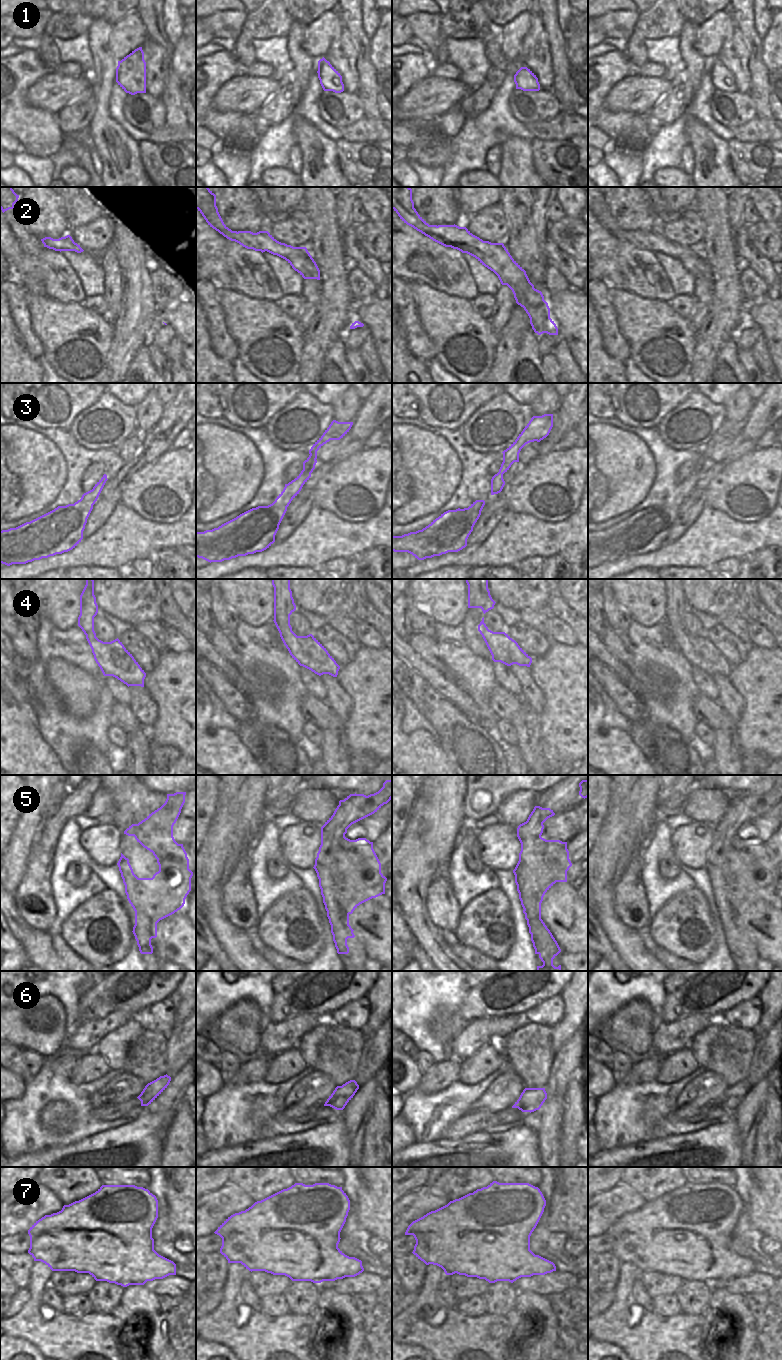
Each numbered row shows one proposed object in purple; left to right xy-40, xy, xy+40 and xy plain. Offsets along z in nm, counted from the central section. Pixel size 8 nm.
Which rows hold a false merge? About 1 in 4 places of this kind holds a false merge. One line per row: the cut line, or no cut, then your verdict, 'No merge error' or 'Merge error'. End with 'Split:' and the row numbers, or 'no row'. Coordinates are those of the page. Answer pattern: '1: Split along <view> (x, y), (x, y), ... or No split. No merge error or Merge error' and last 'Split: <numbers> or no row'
1: No split. No merge error
2: No split. No merge error
3: No split. No merge error
4: No split. No merge error
5: Split along xy (342, 833), (342, 856), (327, 870), (336, 902), (348, 914). Merge error
6: No split. No merge error
7: No split. No merge error
Split: 5.

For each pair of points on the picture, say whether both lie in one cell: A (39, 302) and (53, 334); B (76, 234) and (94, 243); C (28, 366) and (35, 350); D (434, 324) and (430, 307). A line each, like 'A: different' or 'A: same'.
A: same
B: same
C: different
D: same

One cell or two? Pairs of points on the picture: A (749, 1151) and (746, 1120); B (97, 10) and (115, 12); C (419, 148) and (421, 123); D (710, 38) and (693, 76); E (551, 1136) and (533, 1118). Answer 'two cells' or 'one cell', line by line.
A: one cell
B: one cell
C: two cells
D: two cells
E: two cells

